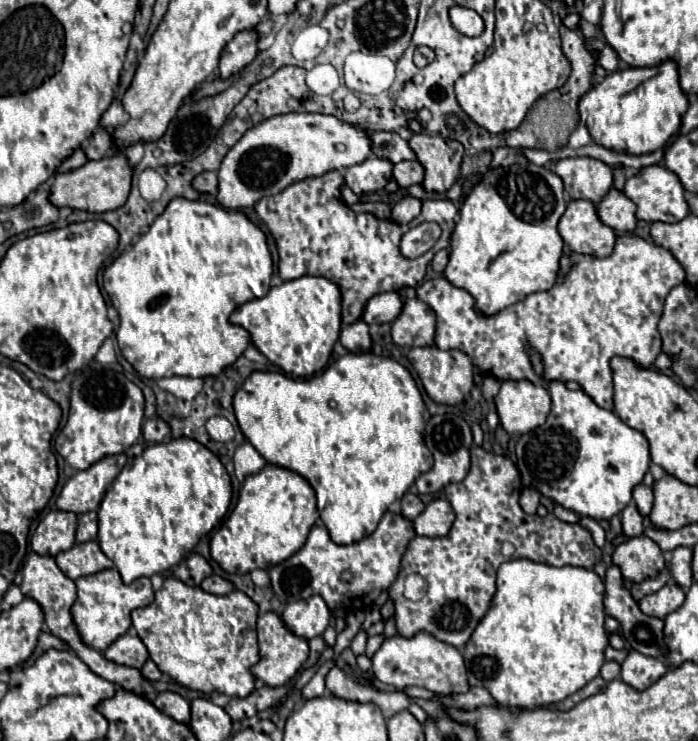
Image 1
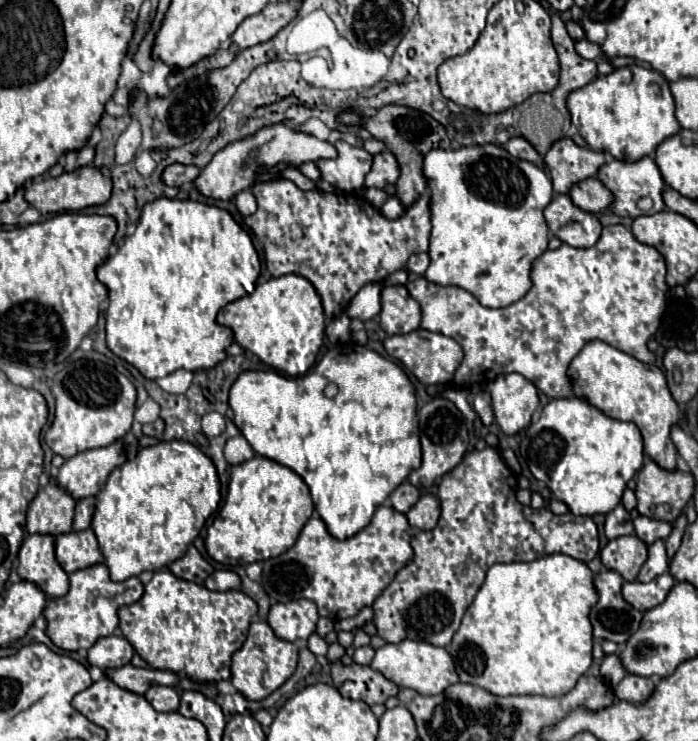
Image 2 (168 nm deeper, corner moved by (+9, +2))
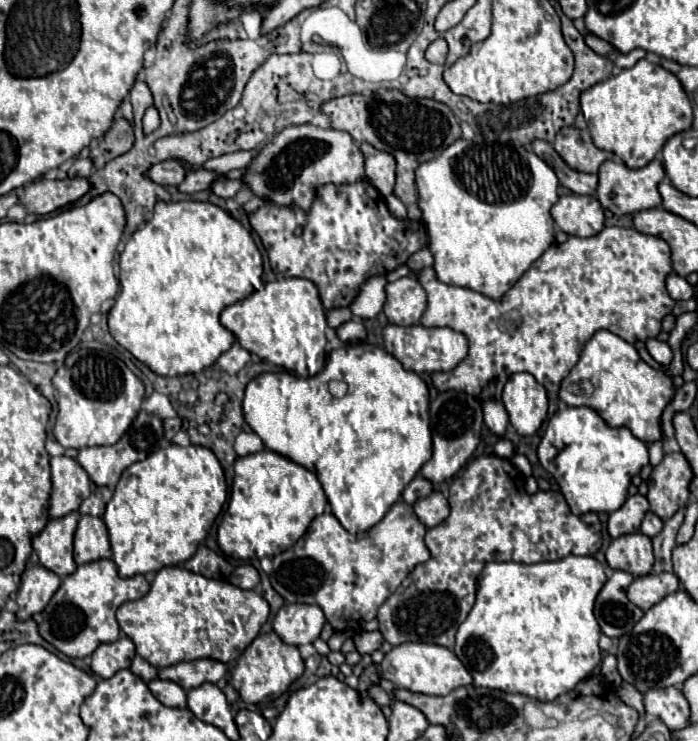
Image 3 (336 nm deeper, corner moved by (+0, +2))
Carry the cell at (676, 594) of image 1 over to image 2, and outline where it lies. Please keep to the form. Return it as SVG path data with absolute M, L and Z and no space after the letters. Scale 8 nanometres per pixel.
M662 574L662 576L654 578L648 584L642 584L642 582L624 582L622 596L636 610L646 612L646 610L662 604L672 586L674 586L674 578L670 574Z

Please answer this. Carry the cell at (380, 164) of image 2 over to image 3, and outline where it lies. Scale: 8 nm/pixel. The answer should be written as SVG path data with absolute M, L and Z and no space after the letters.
M359 144L365 158L365 176L383 194L389 196L395 184L395 160L391 154L375 150L371 144Z

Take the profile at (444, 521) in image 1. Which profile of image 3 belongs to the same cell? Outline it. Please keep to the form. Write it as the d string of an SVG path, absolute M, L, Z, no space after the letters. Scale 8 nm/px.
M431 492L427 498L419 498L419 502L413 504L413 510L427 528L433 528L447 518L449 502L441 492Z

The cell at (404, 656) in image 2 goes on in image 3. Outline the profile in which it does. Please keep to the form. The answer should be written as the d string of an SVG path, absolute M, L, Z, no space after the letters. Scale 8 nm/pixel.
M405 642L395 646L389 654L385 654L381 662L381 676L391 680L397 688L407 688L411 692L433 696L447 696L451 690L459 686L469 686L473 682L467 668L449 648L421 642Z

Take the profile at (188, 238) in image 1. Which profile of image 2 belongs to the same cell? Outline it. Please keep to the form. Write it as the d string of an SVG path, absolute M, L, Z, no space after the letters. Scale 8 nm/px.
M158 198L154 202L148 202L142 208L142 216L140 222L134 230L132 236L126 238L126 242L118 248L118 252L114 256L110 256L104 264L98 266L98 280L108 288L108 310L106 310L106 340L108 340L108 348L122 360L126 360L128 364L132 364L142 376L156 380L162 378L166 374L172 374L180 368L196 372L196 370L208 370L210 366L216 366L218 362L222 362L222 358L226 358L226 348L234 342L234 334L230 328L226 326L218 326L216 322L216 314L222 306L226 306L228 302L234 302L246 294L250 294L254 290L256 278L260 274L260 258L258 252L254 250L252 238L250 234L230 216L230 212L210 206L210 204L202 204L202 202L192 202L192 200L178 200L178 198Z

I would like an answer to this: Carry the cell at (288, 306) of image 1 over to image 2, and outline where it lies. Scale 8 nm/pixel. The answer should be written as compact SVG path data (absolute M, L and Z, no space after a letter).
M298 274L270 278L258 284L252 294L226 304L218 312L216 322L228 326L244 350L288 376L302 376L315 365L326 330L322 300L314 286Z

